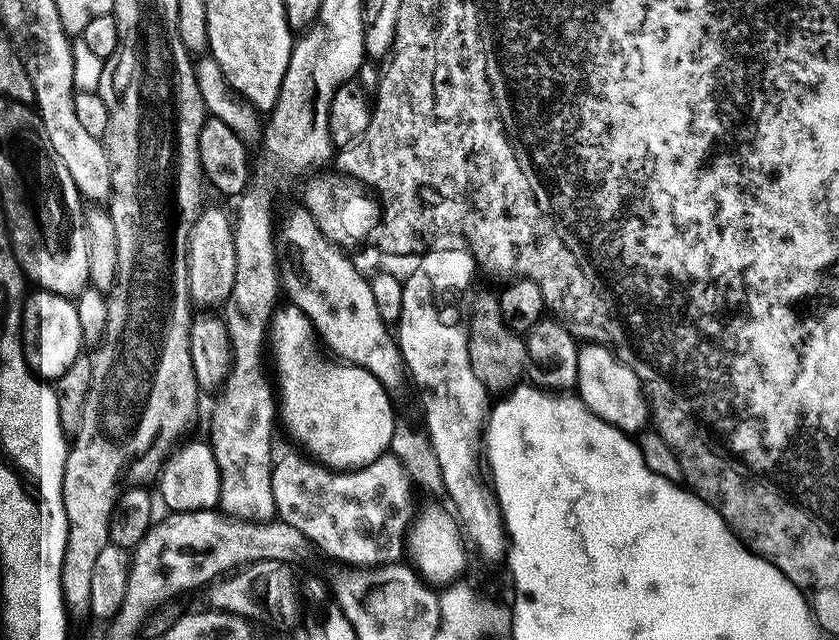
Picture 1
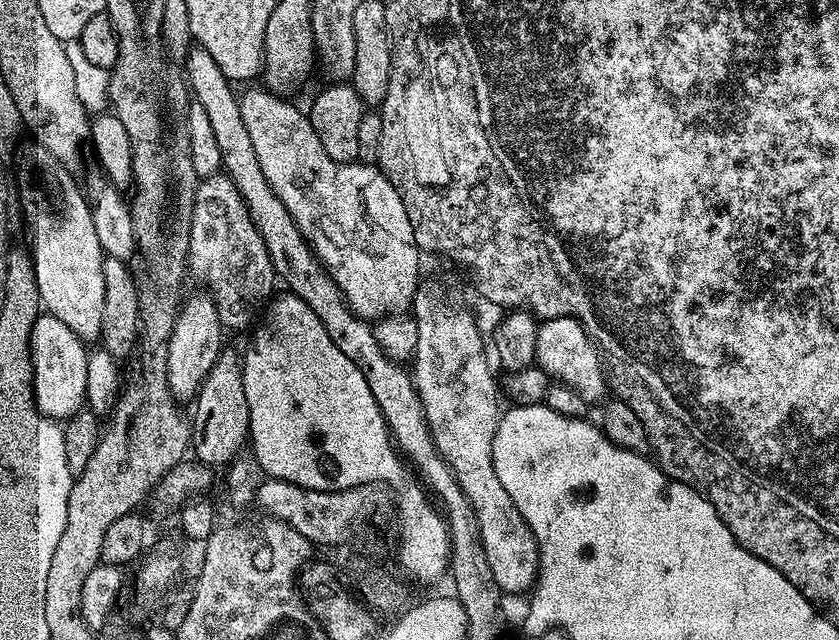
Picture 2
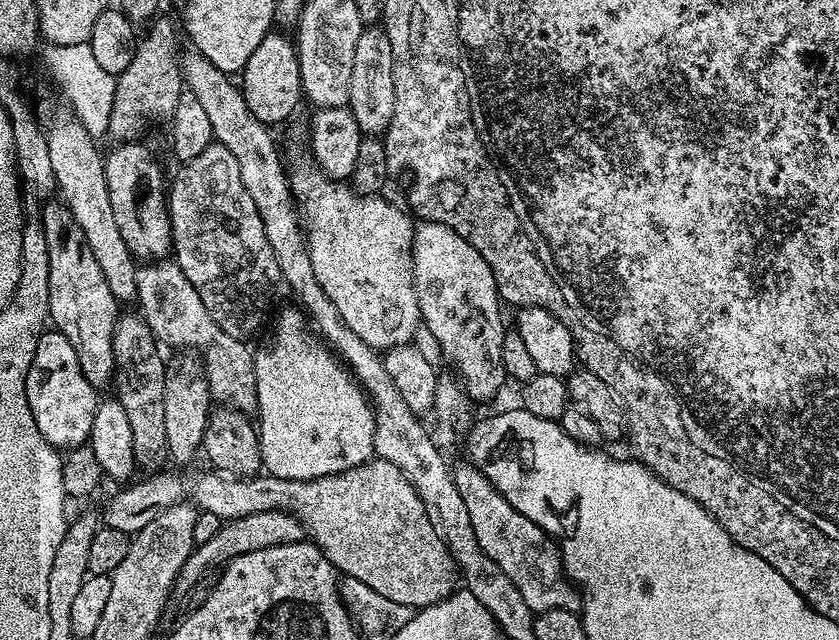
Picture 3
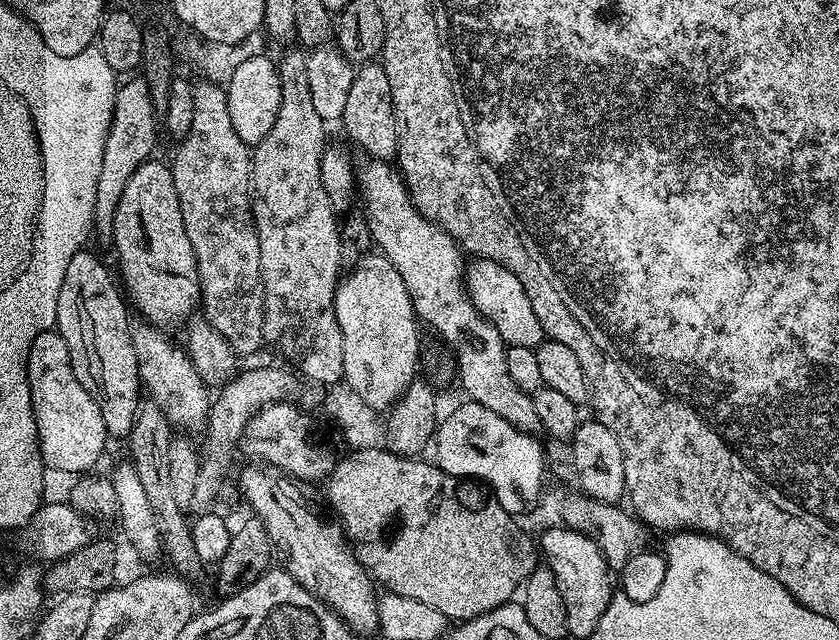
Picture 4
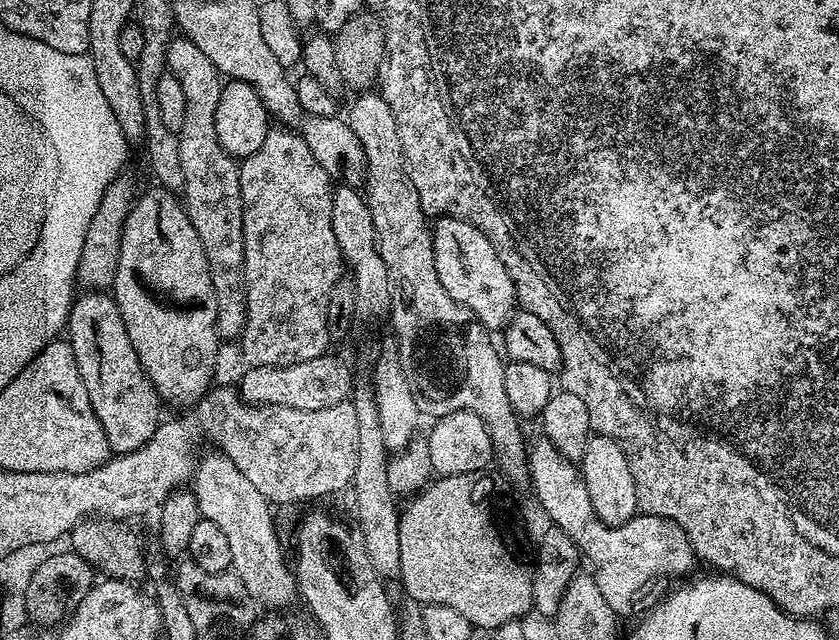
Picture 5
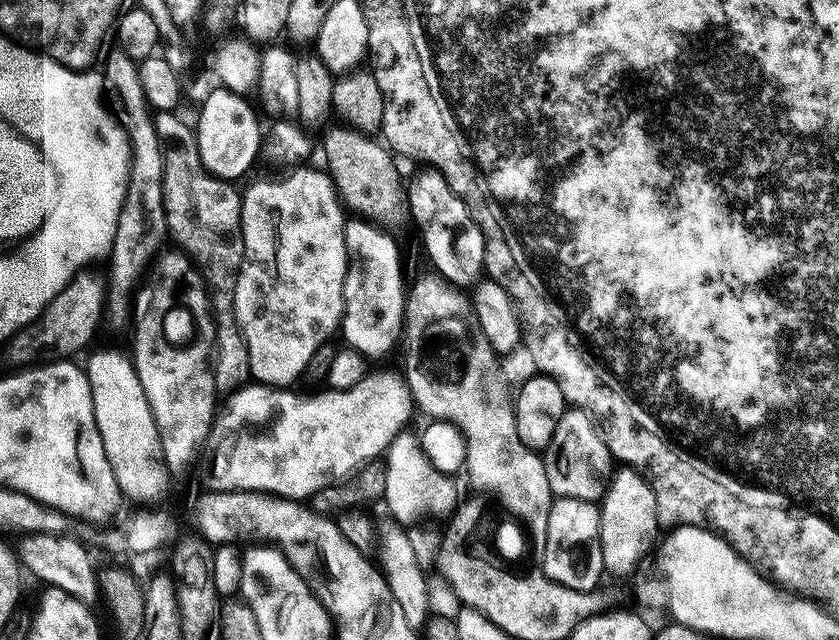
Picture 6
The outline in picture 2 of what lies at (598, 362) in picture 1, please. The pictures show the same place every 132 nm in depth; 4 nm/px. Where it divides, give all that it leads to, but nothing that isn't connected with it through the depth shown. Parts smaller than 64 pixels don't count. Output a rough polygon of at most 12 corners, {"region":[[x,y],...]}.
{"region":[[573,316],[544,320],[536,364],[589,405],[609,391]]}

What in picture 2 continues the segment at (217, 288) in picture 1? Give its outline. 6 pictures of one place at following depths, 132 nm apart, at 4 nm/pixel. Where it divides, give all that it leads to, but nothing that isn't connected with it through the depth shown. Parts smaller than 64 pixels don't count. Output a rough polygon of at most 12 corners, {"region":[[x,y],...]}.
{"region":[[207,291],[183,301],[166,360],[170,390],[191,401],[226,335]]}

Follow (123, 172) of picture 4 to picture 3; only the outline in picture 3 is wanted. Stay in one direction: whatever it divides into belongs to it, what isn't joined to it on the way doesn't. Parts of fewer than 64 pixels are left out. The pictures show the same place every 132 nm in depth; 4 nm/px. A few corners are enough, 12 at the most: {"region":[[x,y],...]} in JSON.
{"region":[[157,15],[116,77],[107,135],[136,142],[186,91],[176,28]]}

